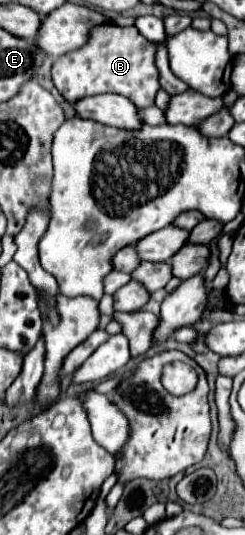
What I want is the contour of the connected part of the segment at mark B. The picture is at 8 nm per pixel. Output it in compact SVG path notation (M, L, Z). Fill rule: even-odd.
M108 23L92 31L88 45L62 55L52 67L52 79L68 103L100 93L118 93L132 99L138 107L152 107L154 97L160 91L156 49L158 43L148 41L136 27L118 27Z

